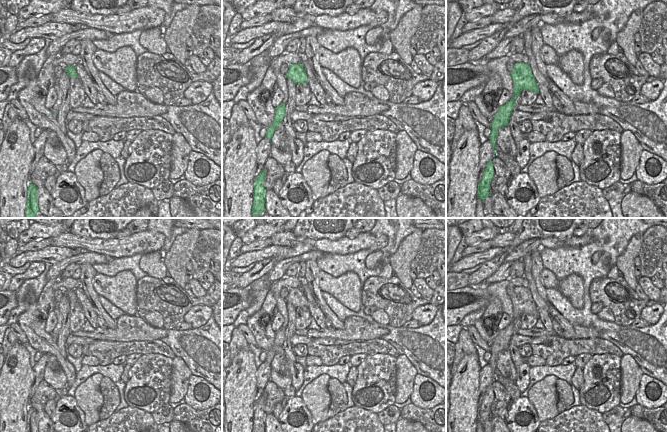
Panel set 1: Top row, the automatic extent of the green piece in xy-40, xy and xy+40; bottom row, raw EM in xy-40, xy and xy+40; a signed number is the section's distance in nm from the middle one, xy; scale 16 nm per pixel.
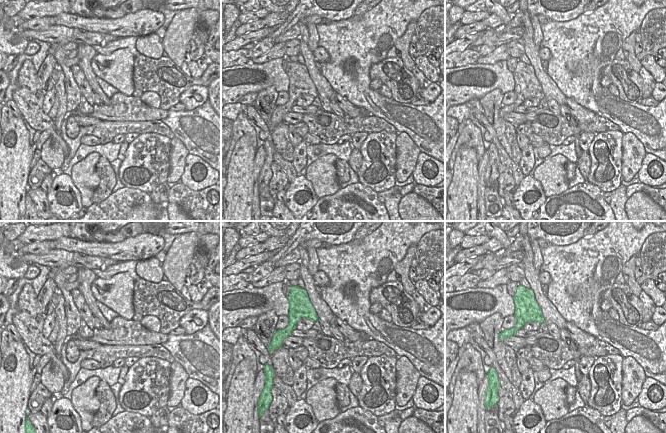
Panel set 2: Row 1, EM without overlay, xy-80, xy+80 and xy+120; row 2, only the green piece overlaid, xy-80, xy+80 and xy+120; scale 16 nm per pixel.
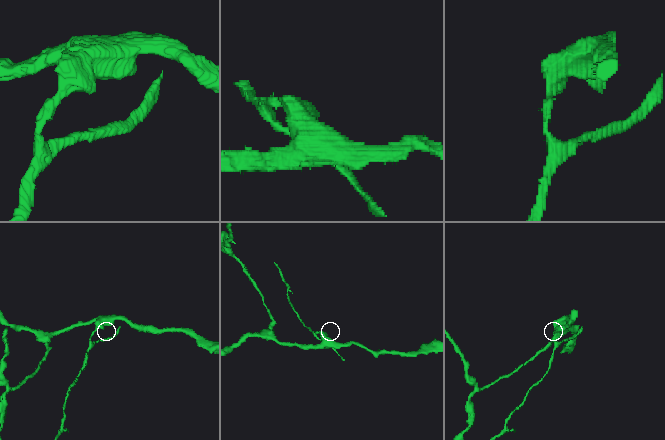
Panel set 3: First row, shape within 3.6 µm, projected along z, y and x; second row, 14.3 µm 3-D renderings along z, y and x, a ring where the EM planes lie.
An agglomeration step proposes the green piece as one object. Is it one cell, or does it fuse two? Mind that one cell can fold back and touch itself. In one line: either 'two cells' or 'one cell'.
two cells

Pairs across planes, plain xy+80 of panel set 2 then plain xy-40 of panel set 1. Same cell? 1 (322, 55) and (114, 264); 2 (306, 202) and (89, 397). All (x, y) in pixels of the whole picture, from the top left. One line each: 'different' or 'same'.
1: different
2: different

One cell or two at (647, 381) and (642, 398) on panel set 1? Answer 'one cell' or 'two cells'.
one cell

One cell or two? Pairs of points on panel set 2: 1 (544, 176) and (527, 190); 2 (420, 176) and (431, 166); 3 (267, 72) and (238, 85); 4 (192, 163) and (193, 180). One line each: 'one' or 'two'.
1: two
2: one
3: one
4: one

